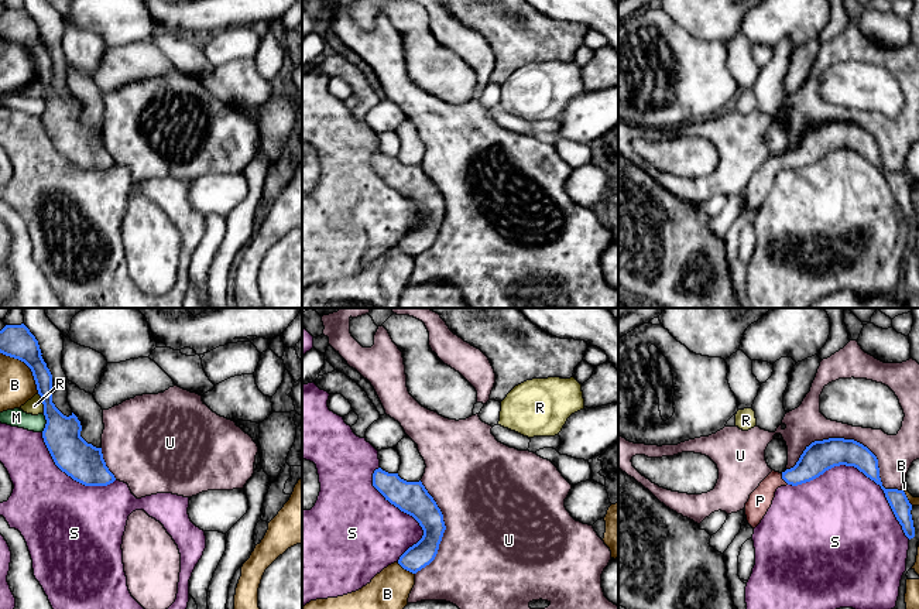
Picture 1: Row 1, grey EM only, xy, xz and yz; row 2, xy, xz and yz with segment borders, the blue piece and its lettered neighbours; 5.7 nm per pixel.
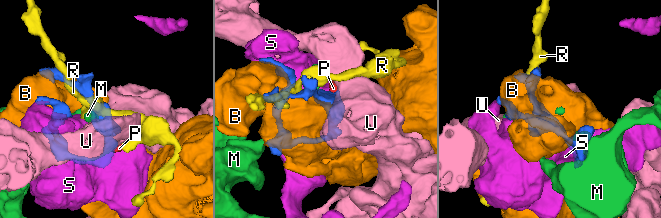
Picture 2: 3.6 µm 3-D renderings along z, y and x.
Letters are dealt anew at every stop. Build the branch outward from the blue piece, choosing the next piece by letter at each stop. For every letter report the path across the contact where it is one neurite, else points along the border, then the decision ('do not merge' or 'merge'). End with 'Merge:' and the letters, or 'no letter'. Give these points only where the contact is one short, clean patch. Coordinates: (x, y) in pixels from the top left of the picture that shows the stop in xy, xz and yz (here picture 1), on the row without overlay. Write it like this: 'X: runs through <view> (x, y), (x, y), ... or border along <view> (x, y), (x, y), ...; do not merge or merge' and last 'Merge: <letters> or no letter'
B: do not merge
M: do not merge
P: runs through yz (819, 140), (805, 154), (784, 163), (760, 184); merge
R: do not merge
S: do not merge
U: do not merge
Merge: P

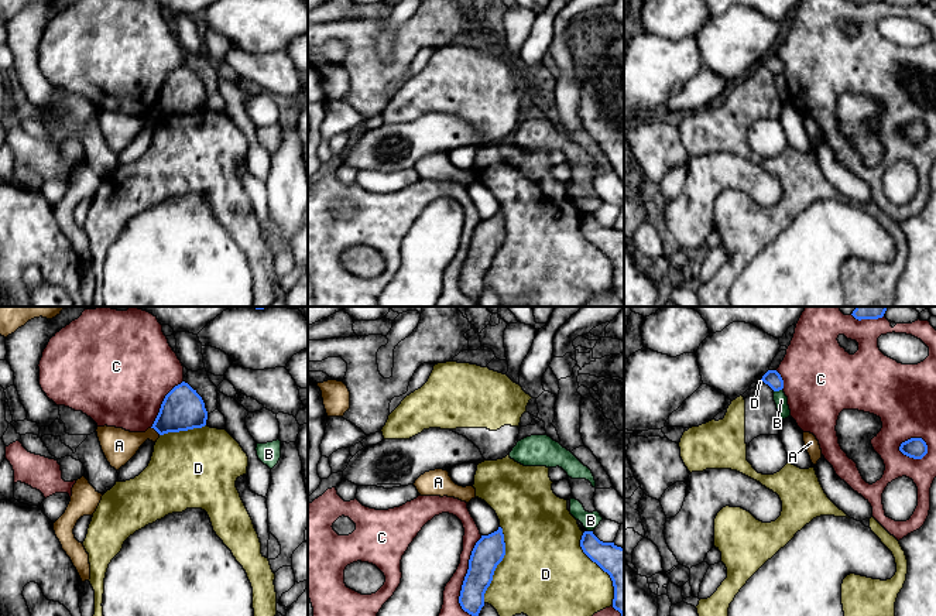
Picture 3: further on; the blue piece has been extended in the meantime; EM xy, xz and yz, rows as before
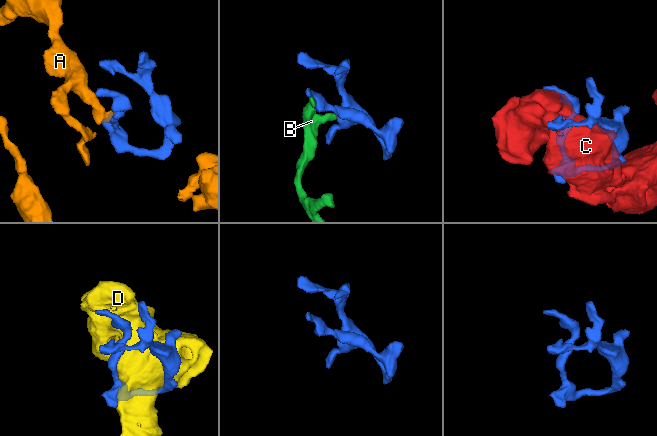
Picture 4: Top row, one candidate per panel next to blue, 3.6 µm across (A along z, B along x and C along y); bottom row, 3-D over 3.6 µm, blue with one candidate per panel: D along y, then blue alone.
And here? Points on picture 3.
A: do not merge
B: do not merge
C: do not merge
D: do not merge
Merge: no letter

